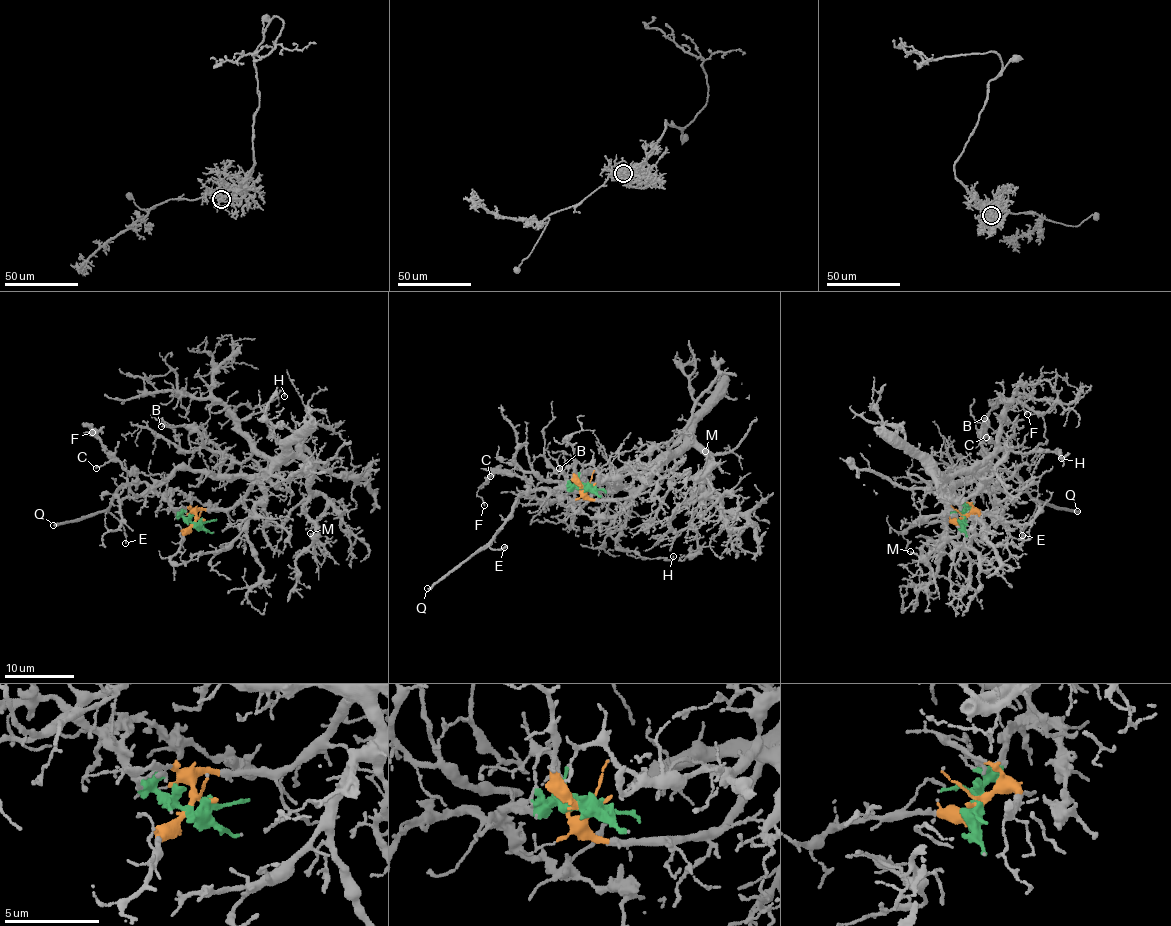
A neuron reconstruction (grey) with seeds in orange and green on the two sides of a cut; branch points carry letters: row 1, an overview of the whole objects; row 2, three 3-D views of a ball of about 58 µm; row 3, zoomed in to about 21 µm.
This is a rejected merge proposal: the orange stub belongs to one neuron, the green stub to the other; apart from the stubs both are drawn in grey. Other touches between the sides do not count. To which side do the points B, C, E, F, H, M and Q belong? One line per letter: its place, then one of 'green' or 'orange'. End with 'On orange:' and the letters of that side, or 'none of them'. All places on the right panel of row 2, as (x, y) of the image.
B: (984, 418) | orange
C: (986, 437) | green
E: (1022, 535) | green
F: (1027, 414) | green
H: (1061, 458) | orange
M: (910, 551) | orange
Q: (1077, 511) | green
On orange: B, H, M

